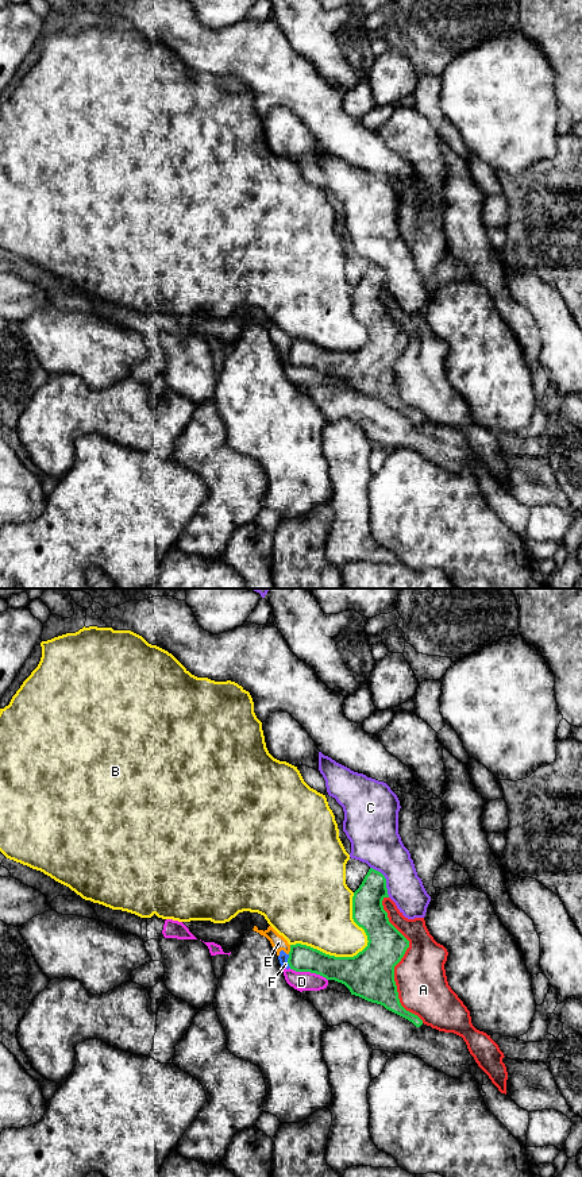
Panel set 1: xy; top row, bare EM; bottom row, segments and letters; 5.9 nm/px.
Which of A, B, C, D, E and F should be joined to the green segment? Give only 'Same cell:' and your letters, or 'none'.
Same cell: none

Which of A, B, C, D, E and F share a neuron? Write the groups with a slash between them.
A / B / C / D E F

